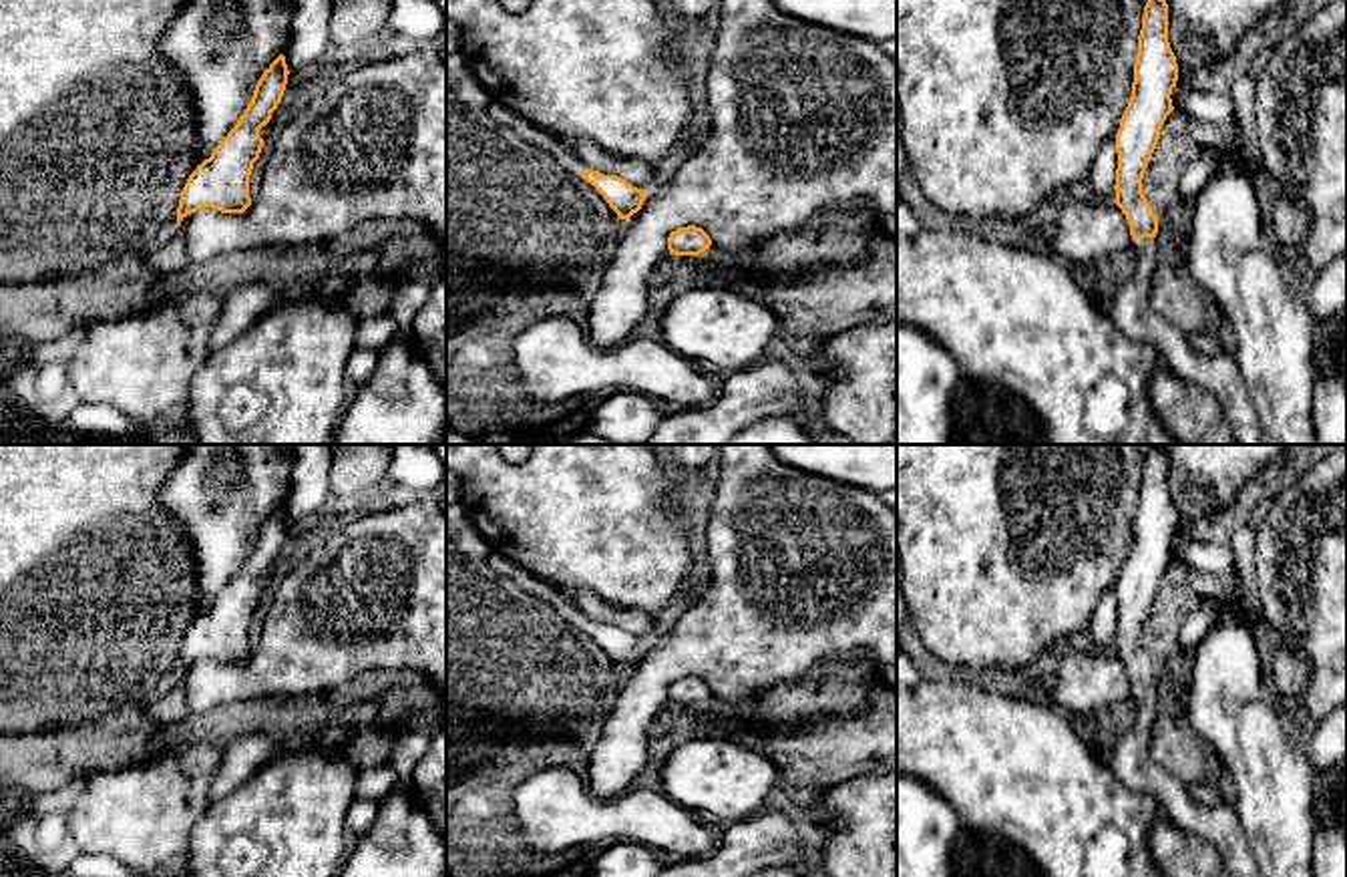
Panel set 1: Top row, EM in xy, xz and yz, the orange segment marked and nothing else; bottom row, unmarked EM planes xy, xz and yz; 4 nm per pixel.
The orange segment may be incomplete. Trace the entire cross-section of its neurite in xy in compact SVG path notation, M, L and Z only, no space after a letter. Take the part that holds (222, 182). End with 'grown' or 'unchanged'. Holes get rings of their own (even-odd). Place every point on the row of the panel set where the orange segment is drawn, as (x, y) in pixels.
M283 54L263 70L237 125L213 149L211 157L189 175L181 191L177 223L201 207L243 213L251 205L249 175L263 147L259 129L269 123L271 113L281 103L287 74Z; unchanged

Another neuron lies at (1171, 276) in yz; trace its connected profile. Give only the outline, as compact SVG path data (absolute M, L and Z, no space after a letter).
M1194 199L1174 201L1158 219L1158 257L1150 284L1150 306L1186 336L1216 334L1224 322L1212 296L1188 270Z

